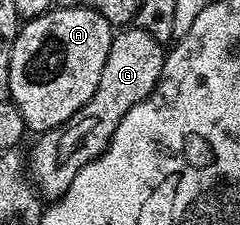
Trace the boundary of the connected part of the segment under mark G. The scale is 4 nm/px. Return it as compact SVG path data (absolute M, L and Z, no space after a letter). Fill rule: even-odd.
M126 27L115 32L114 41L108 51L108 59L104 59L100 83L92 99L88 99L88 103L84 103L84 107L80 107L80 111L76 111L76 115L69 117L63 125L47 129L41 134L30 157L28 153L28 176L43 198L62 197L64 191L68 191L72 179L76 179L80 167L96 159L110 146L110 140L120 119L124 119L124 115L133 105L148 97L158 86L165 62L164 45L148 31Z

